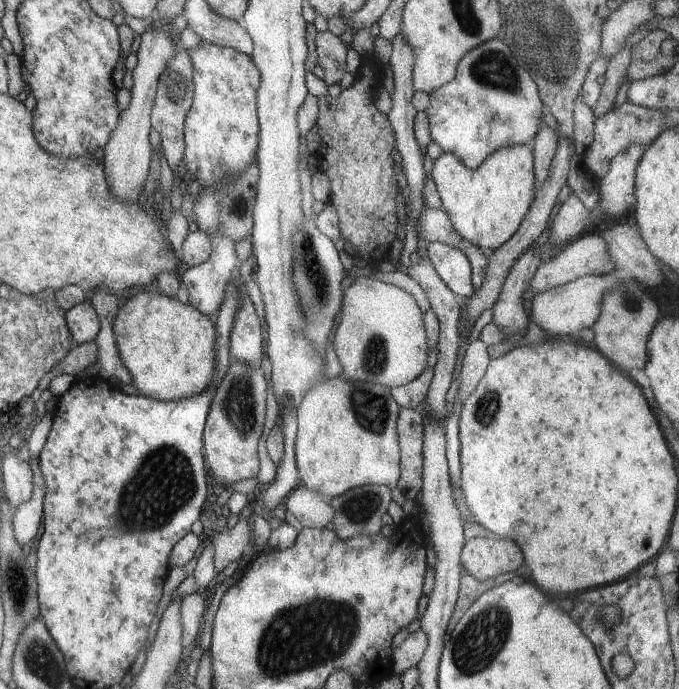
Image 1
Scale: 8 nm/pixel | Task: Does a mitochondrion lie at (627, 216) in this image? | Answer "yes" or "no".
no

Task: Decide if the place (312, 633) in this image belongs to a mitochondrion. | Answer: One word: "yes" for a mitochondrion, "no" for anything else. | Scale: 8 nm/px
yes

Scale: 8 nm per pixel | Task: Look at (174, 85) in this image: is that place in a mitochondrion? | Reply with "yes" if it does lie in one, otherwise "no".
yes

